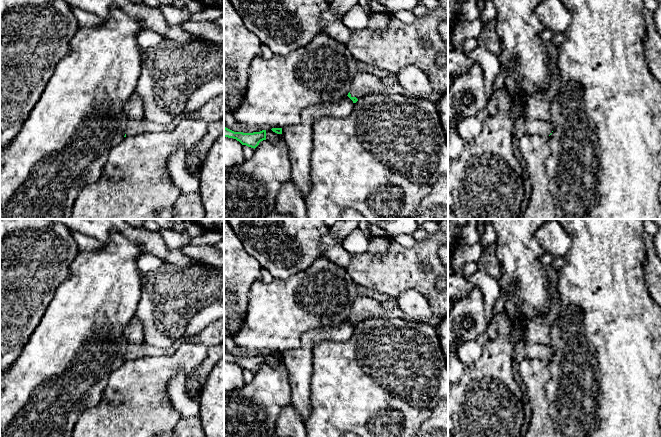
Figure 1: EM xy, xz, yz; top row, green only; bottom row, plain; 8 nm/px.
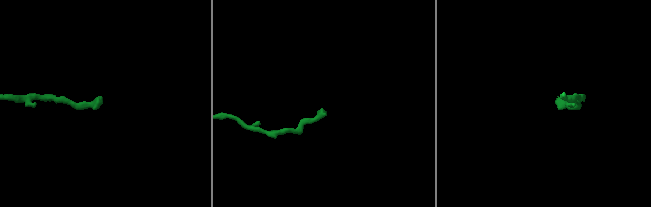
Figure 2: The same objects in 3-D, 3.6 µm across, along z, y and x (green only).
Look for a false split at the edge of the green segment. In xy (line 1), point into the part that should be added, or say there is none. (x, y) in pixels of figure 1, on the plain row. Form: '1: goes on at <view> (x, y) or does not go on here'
1: does not go on here

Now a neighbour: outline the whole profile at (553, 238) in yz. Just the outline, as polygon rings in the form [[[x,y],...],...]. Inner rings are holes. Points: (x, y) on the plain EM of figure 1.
[[[556,219],[545,221],[535,237],[545,253],[554,257],[566,256],[572,247],[572,238]]]

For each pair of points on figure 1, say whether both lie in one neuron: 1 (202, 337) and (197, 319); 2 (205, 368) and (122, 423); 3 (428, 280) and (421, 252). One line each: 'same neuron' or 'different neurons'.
1: different neurons
2: different neurons
3: same neuron

